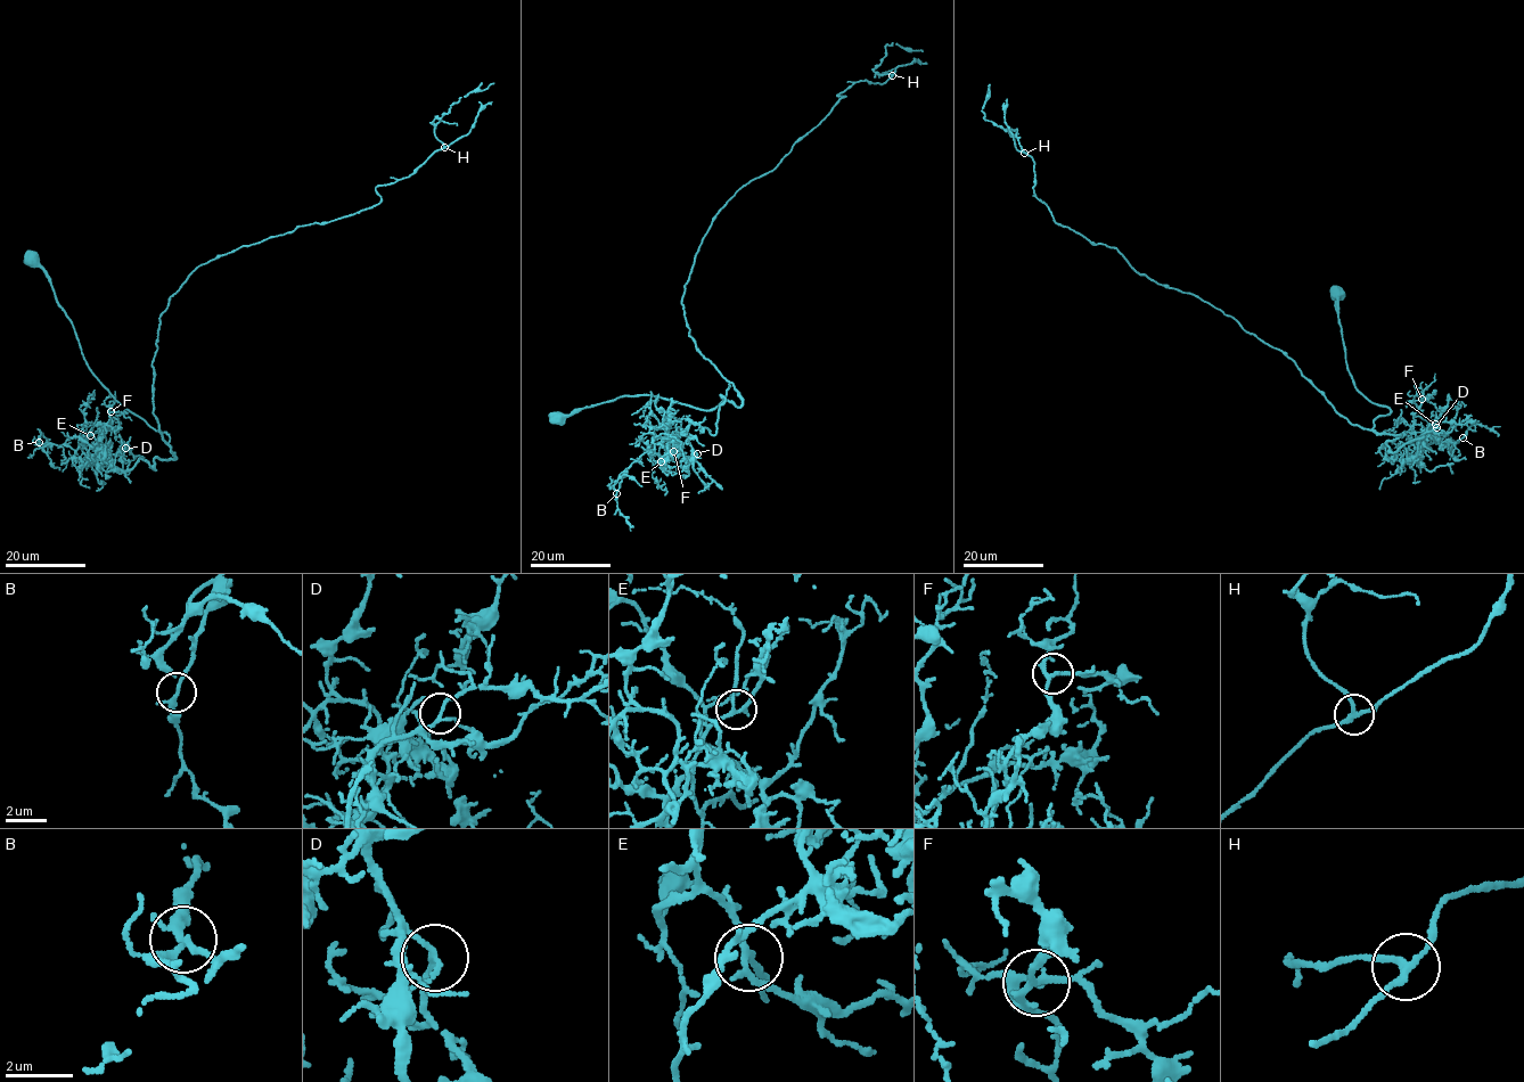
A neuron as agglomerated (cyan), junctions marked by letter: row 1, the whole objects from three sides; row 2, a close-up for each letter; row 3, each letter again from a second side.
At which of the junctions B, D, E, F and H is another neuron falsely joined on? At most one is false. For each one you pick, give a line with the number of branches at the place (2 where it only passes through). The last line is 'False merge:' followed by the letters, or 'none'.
False merge: none

